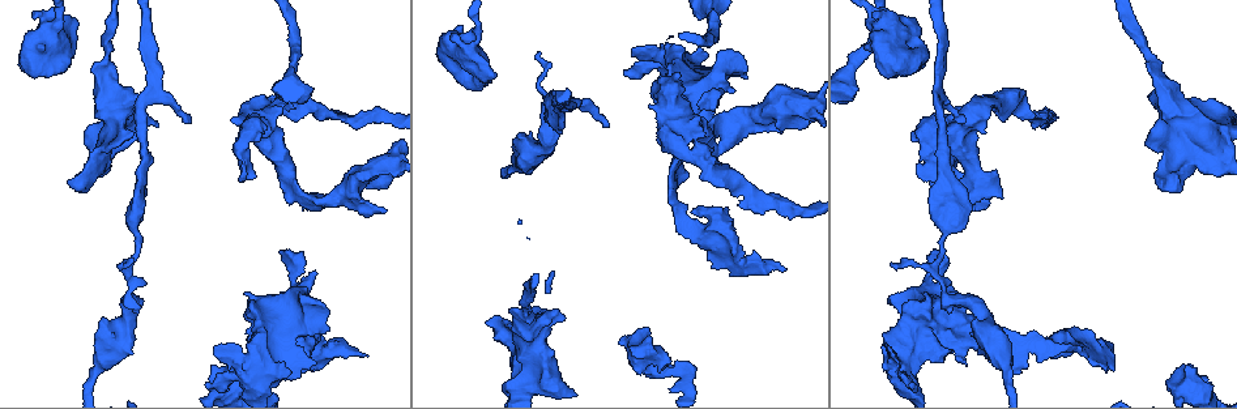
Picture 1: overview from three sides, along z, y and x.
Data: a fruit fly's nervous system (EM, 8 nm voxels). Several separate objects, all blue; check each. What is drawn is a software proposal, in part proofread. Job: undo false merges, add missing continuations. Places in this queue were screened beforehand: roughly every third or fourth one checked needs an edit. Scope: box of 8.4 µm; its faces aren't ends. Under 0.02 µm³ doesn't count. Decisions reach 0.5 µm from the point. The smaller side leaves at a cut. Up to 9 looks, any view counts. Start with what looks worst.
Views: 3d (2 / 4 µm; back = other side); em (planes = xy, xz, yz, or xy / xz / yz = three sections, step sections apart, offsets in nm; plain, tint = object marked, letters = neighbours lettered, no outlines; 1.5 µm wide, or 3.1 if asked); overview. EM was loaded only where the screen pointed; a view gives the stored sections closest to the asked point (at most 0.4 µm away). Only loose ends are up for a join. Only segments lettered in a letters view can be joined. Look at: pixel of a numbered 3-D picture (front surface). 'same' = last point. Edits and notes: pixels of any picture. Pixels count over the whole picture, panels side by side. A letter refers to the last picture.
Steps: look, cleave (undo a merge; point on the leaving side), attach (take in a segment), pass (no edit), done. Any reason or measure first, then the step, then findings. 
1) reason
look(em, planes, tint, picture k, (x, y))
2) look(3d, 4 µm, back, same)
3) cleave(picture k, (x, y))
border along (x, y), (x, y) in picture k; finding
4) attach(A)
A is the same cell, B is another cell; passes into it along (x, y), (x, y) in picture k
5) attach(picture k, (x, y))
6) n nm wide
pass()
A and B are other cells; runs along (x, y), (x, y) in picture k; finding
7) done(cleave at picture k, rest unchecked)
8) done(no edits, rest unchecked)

calibre changes
look(3d, 4 µm, picture 1, (128, 292))

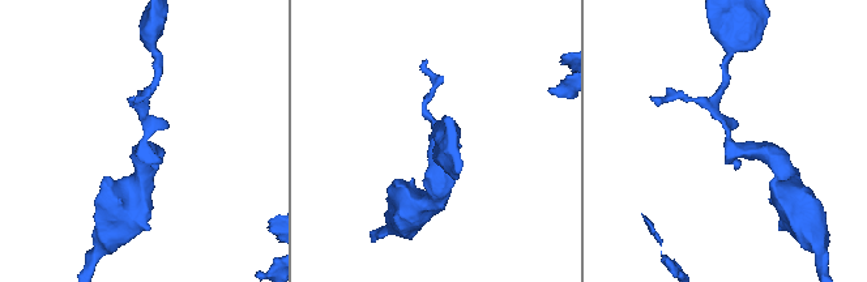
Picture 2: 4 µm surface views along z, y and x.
look(em, planes, letters, picture 2, (730, 139))

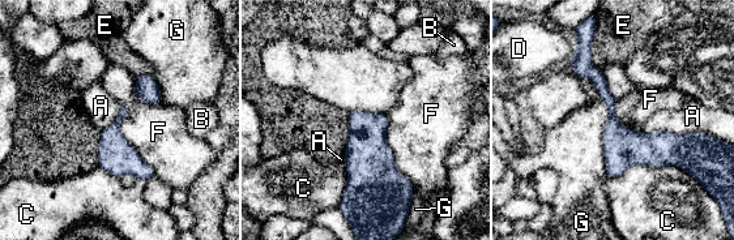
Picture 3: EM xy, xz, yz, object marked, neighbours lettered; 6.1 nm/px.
G touches over 650 nm
pass()
A, B, C, D, E, F and G are other cells; continuous, no second cell

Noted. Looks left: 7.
branch stops here
look(3d, 4 µm, picture 1, (714, 114))

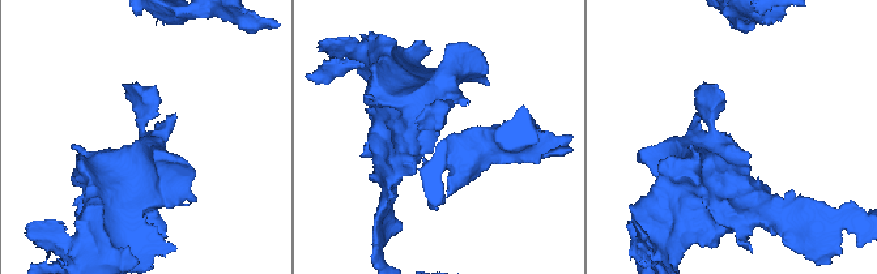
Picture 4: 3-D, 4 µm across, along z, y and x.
now the EM
look(em, planes, letters, picture 4, (143, 135))

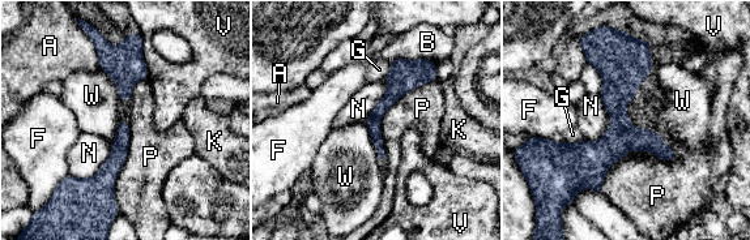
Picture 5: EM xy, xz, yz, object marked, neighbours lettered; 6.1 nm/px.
pass()
A, B, F, G, K, N, P, V and W are other cells; border along (677, 155), (629, 150), (600, 191) in picture 5; no lettered segment goes on from it

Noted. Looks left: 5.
free end
look(em, xy, step 4, tint, picture 1, (918, 169))

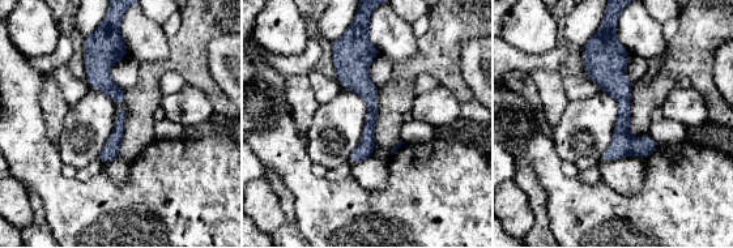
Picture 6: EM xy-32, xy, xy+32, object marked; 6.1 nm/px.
look(em, planes, letters, same)

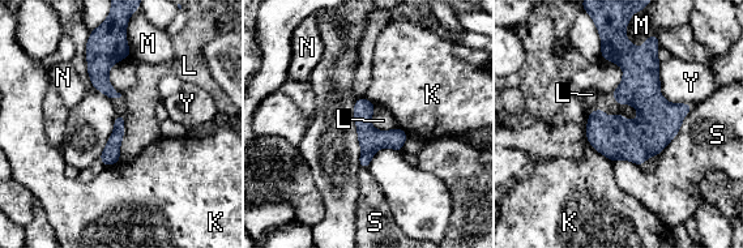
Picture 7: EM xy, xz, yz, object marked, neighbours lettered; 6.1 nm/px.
pass()
K, L, M, N, S and Y are other cells; runs along (120, 118), (119, 132), (107, 162) in picture 7; none of them fits

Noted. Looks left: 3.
look(em, planes, plain, picture 1, (1022, 111))

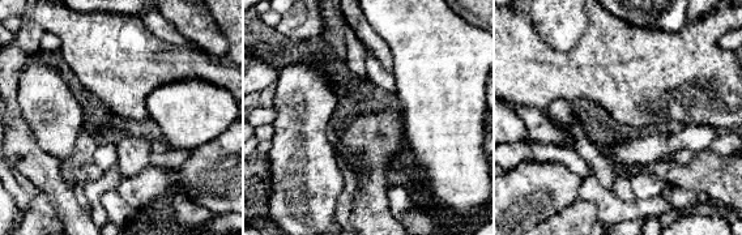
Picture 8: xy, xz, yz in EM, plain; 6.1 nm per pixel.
look(em, planes, letters, same)

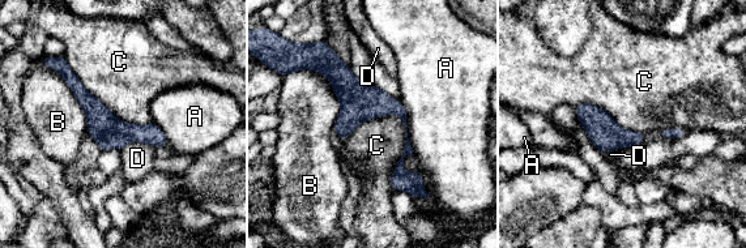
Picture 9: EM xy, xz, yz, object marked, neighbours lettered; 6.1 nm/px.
pass()
A, B, C and D are other cells; border along (388, 112), (405, 139), (392, 191) in picture 9; one cell here

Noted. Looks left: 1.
done(no edits, rest unchecked)

